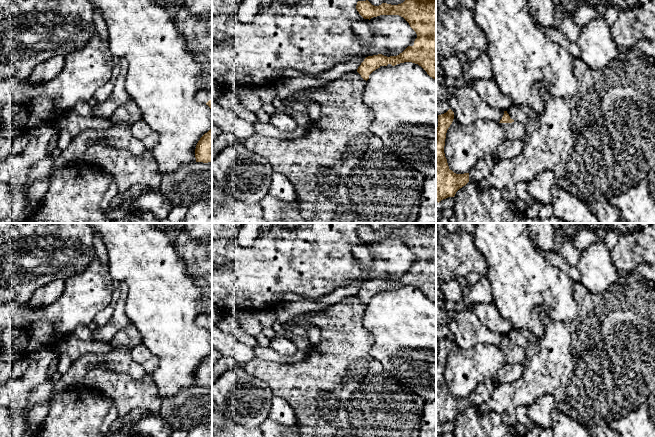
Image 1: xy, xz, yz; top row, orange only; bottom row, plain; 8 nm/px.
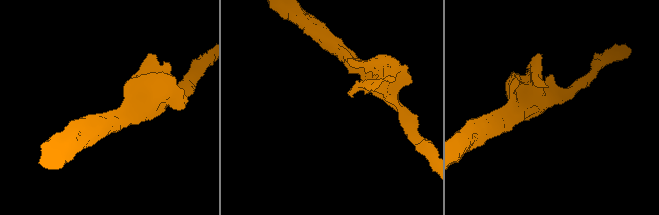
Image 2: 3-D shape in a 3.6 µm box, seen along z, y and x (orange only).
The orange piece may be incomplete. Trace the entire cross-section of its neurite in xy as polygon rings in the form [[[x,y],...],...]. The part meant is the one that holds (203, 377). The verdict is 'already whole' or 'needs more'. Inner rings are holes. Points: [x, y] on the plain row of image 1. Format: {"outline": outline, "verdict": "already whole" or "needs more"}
{"outline": [[[212,352],[198,365],[195,373],[196,386],[212,386]]], "verdict": "already whole"}

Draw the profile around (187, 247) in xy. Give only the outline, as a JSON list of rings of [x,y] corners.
[[[184,231],[172,232],[173,245],[185,261],[189,277],[202,290],[201,314],[212,316],[212,236],[195,239]]]

